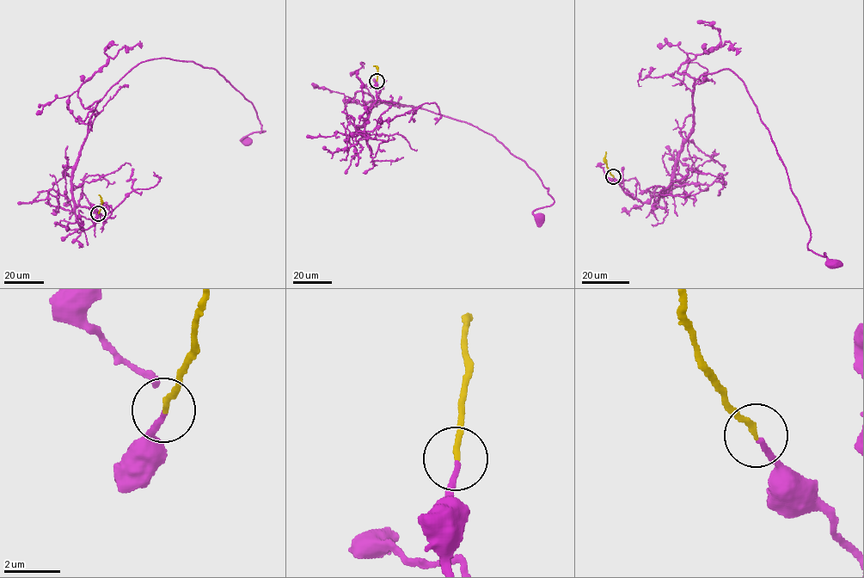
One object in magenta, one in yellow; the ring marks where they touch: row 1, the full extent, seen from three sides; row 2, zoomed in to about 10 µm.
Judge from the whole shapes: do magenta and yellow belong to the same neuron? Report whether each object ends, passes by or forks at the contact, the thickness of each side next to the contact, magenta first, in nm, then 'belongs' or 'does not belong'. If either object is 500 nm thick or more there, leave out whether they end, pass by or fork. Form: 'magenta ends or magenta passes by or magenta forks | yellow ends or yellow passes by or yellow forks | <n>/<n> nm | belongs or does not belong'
magenta ends | yellow ends | 180/190 nm | belongs

